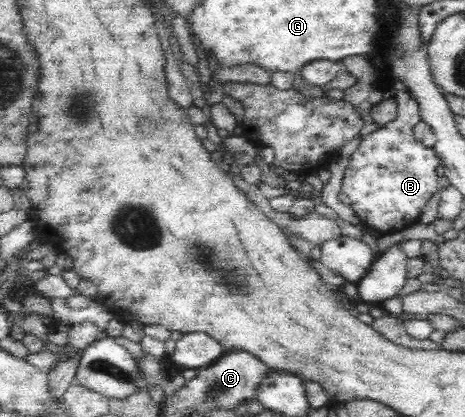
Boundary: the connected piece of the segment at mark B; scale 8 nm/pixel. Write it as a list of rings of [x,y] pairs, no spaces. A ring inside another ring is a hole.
[[[405,85],[397,90],[399,112],[395,120],[362,136],[360,145],[349,157],[342,180],[342,192],[349,197],[350,207],[371,231],[395,234],[419,223],[421,210],[429,198],[441,190],[437,166],[439,157],[414,137],[413,127],[421,117],[419,105]]]

